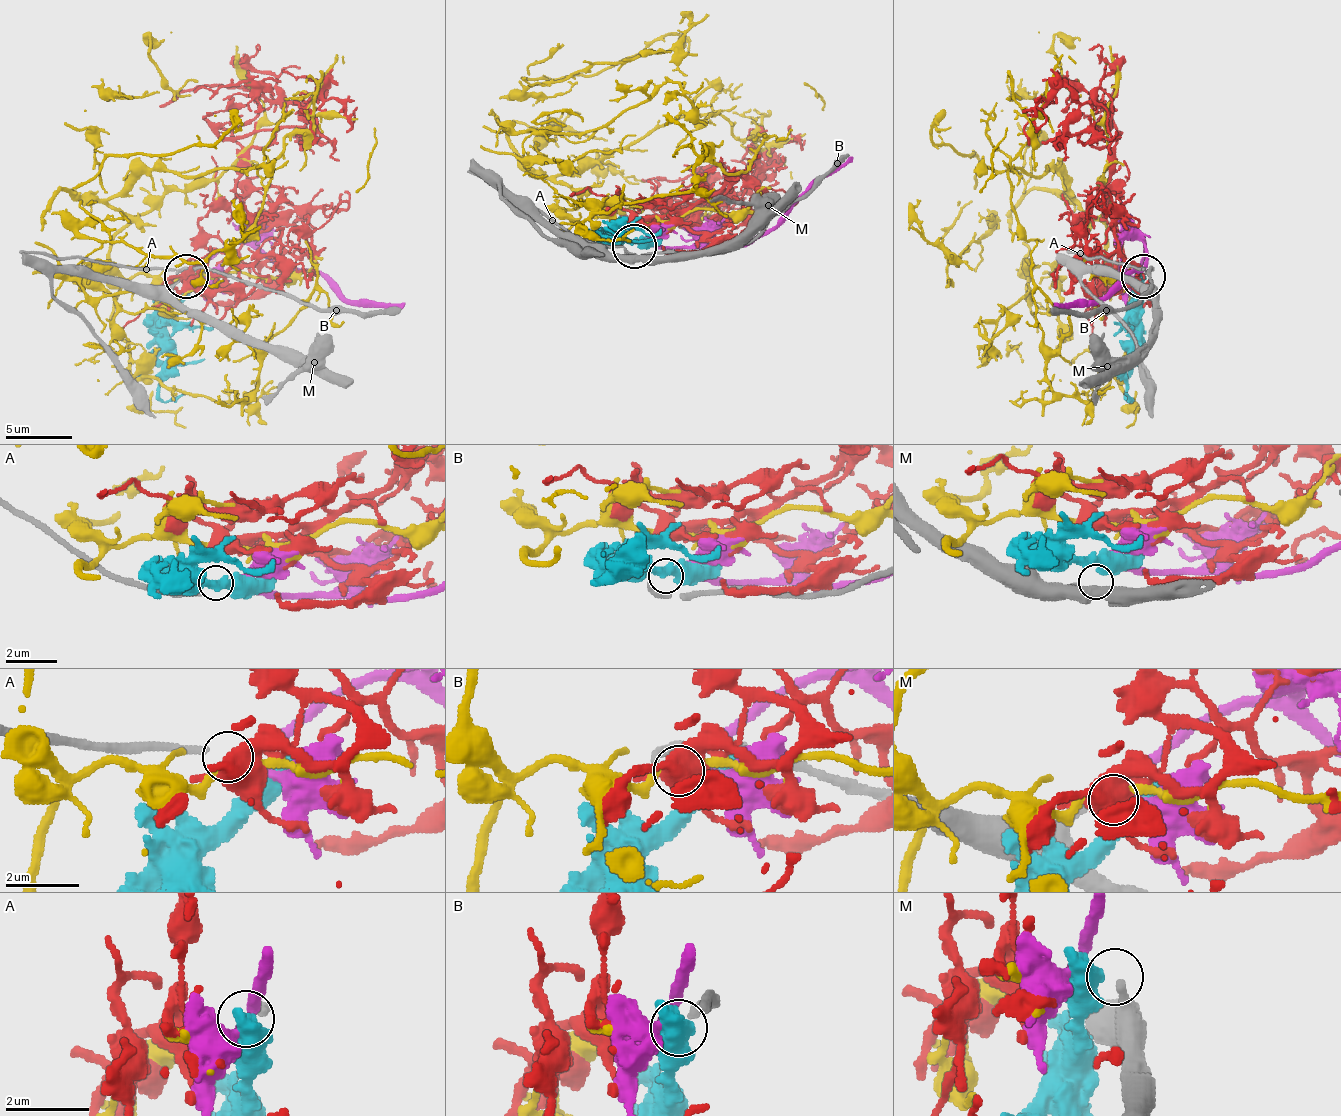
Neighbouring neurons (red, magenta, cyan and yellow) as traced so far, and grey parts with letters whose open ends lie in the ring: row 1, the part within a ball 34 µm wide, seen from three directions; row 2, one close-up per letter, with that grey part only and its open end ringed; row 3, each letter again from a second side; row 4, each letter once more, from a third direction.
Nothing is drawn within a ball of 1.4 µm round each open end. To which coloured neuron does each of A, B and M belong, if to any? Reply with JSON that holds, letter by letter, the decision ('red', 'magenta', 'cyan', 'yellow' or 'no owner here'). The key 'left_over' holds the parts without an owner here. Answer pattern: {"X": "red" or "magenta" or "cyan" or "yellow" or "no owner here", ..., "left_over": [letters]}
{"A": "magenta", "B": "cyan", "M": "no owner here", "left_over": ["M"]}

